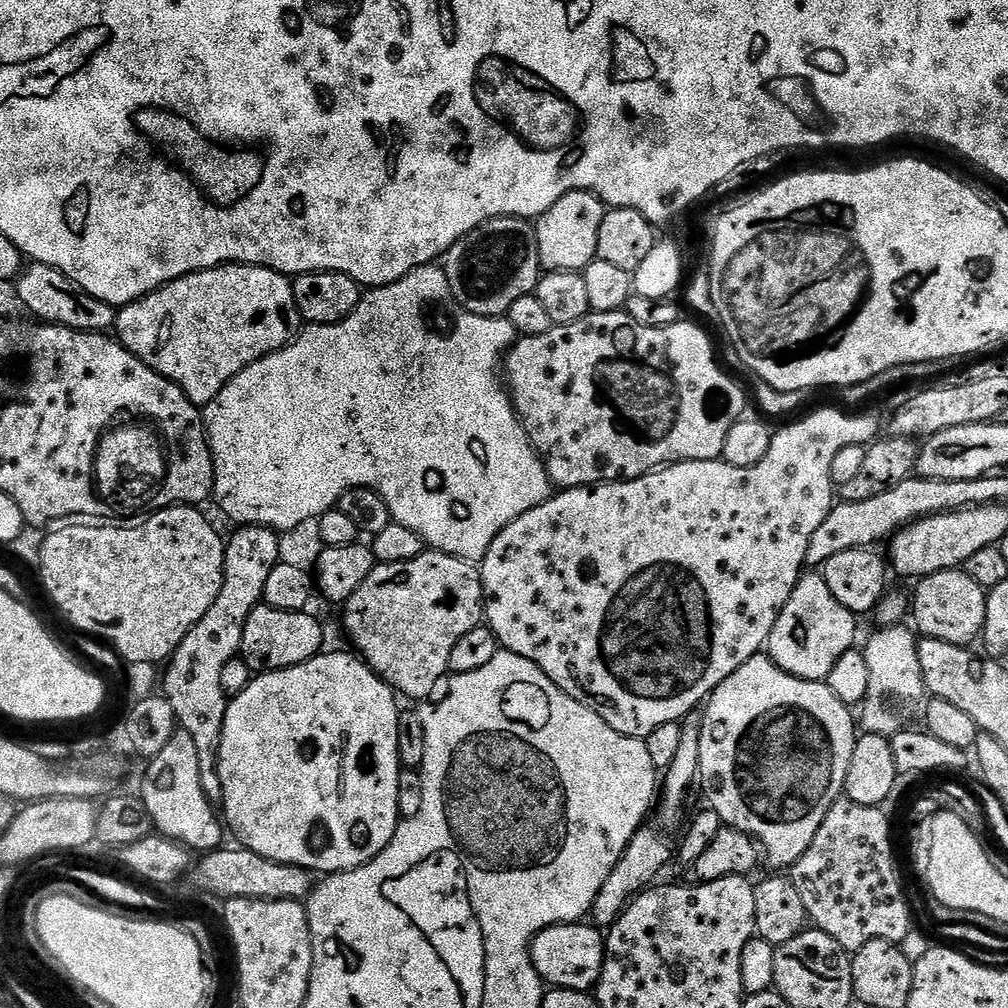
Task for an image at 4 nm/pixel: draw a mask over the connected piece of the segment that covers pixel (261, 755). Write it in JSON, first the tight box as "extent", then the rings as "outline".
{"extent":[220,651,402,874],"outline":[[[351,651],[327,652],[298,666],[290,666],[277,672],[261,672],[253,678],[250,686],[242,690],[242,694],[229,699],[220,743],[220,777],[224,795],[222,816],[231,835],[233,832],[243,847],[262,858],[279,864],[298,866],[313,874],[348,872],[352,868],[370,862],[392,841],[396,825],[401,821],[398,810],[398,778],[402,771],[398,758],[398,718],[402,708],[401,705],[396,705],[397,693],[365,664],[359,655]]]}

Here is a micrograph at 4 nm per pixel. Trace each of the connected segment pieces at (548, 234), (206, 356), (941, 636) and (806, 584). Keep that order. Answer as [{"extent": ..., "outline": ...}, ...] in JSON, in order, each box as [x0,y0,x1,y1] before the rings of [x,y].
[{"extent":[535,192,605,272],"outline":[[[571,192],[535,221],[540,267],[544,272],[583,272],[585,266],[597,259],[598,229],[602,227],[605,204],[592,192]]]},{"extent":[114,264,302,406],"outline":[[[222,264],[218,268],[207,268],[201,272],[192,272],[189,276],[178,278],[174,282],[165,284],[163,288],[159,288],[156,292],[152,292],[149,296],[143,296],[141,300],[123,305],[116,313],[114,325],[115,335],[126,351],[132,352],[146,366],[150,366],[155,372],[177,384],[186,394],[188,401],[197,406],[206,405],[214,398],[218,398],[218,394],[222,390],[222,386],[226,386],[226,382],[230,382],[242,370],[246,370],[246,366],[250,366],[254,362],[258,362],[262,358],[285,348],[300,335],[301,331],[302,321],[298,306],[294,302],[292,280],[280,272],[275,272],[269,268],[258,268],[254,264]]]},{"extent":[910,568,988,646],"outline":[[[960,568],[942,570],[938,574],[930,574],[919,581],[916,593],[910,596],[910,620],[916,623],[915,631],[921,637],[947,644],[958,644],[961,646],[972,646],[972,643],[981,639],[984,623],[986,622],[986,602],[988,594],[985,588],[978,586],[970,574],[966,574]]]},{"extent":[766,570,857,682],"outline":[[[808,570],[794,586],[782,614],[778,614],[778,622],[774,622],[774,630],[768,636],[766,652],[784,672],[803,680],[824,682],[830,670],[834,670],[834,662],[838,662],[842,654],[853,651],[856,624],[857,617],[830,594],[830,586],[826,586],[823,575]]]}]

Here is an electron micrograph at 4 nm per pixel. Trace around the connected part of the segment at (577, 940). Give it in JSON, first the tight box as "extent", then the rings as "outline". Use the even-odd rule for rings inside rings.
{"extent":[532,922,605,993],"outline":[[[588,922],[555,924],[532,939],[534,970],[552,988],[591,993],[602,974],[605,933]]]}

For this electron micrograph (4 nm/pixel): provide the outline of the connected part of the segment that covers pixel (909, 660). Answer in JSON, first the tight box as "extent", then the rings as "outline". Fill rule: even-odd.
{"extent":[858,624,925,736],"outline":[[[902,624],[881,627],[863,647],[866,666],[869,667],[870,689],[867,690],[858,726],[865,735],[895,736],[903,727],[900,704],[912,704],[925,697],[924,679],[918,663],[918,638],[910,628],[904,627]]]}

